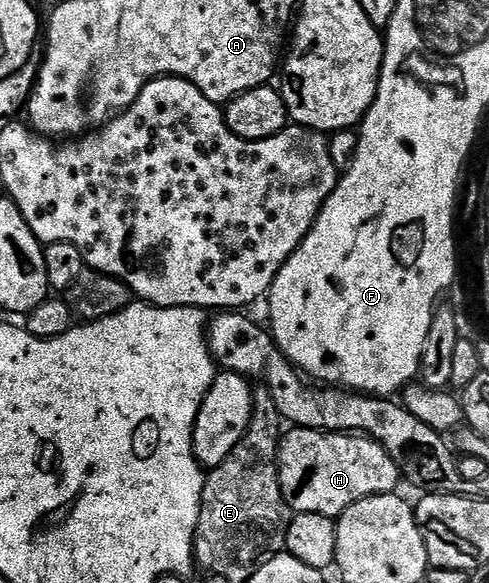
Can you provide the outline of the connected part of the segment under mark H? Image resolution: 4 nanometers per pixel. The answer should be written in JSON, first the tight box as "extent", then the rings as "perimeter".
{"extent":[279,428,401,519],"perimeter":[[[291,428],[279,439],[279,478],[281,492],[287,501],[288,507],[295,514],[320,514],[326,518],[338,519],[339,515],[344,514],[353,504],[357,504],[357,500],[365,500],[369,496],[377,496],[378,494],[394,494],[400,488],[401,475],[398,464],[391,459],[389,452],[385,452],[385,448],[381,448],[381,444],[377,444],[373,439],[362,434],[329,434],[321,430],[301,430]]]}

